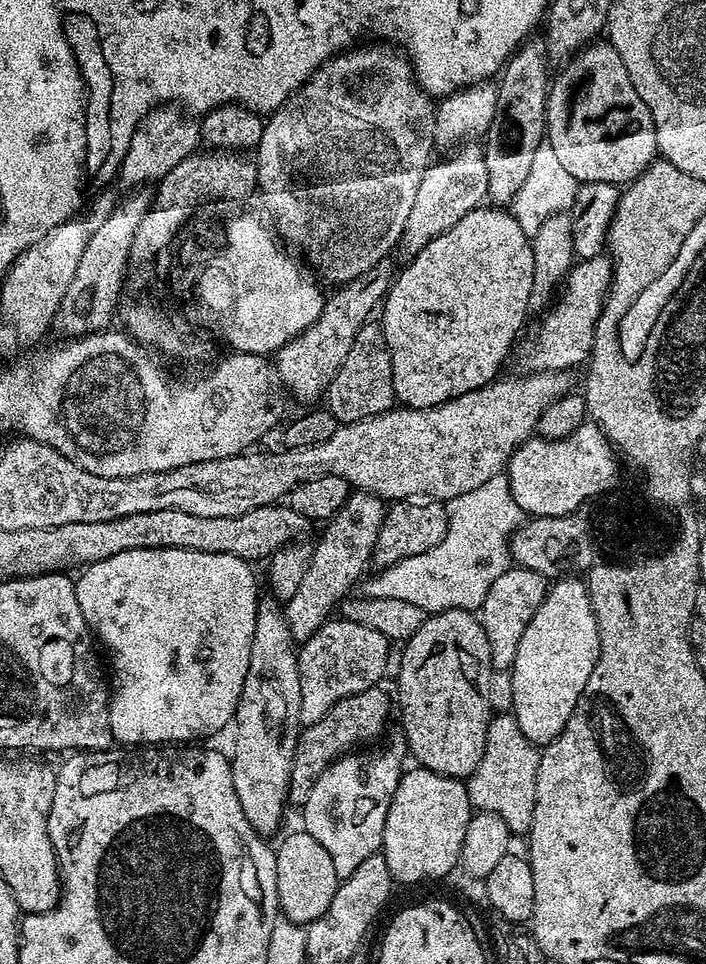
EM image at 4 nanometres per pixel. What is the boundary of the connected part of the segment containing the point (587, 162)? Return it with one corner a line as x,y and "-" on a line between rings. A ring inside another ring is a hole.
593,42
581,48
565,63
568,65
557,76
555,73
548,89
546,140
554,148
563,169
580,184
610,182
617,186
627,186
657,159
656,127
646,102
638,98
638,90
634,90
634,82
630,82
630,74
626,74
626,62
622,62
622,54
614,50
611,42
600,43
-
568,91
576,92
569,108

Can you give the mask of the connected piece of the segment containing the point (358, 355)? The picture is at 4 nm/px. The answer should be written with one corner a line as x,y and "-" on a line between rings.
369,322
358,330
346,362
338,366
334,382
330,382
326,393
326,411
336,419
337,425
353,424
359,420
369,420
378,414
388,412
397,403
392,377
392,355
384,337
384,329
379,323

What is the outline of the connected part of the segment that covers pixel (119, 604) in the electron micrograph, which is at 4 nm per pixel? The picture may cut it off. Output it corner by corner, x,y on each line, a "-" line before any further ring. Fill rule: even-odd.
139,548
138,550
126,550
122,554
114,554
105,560
99,560
93,564
87,565
83,569
84,572
79,577
75,577
76,597
78,598
78,610
82,612
87,631
93,637
104,643
104,648
108,651
108,656
112,659
112,680
110,676
110,695
108,698
108,721
110,722
110,730
112,731
113,741
122,743
124,746
180,746
185,742
200,742
203,736
212,736
215,732
220,732
229,727
232,723
232,715
238,706
238,698
242,694
242,686
246,682
246,670
250,670
250,646
254,642
254,622
256,621
256,605
258,603
258,595
256,596
256,576
252,573
253,565
249,561
238,558
234,554
214,554
213,552
195,552
189,548

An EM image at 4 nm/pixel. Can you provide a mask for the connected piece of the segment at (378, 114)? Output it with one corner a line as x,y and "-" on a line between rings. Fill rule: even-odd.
353,47
334,56
327,64
320,68
319,73
312,77
295,96
281,108
277,108
264,120
262,138
254,149
254,163
256,165
256,186
258,196
264,199
264,208
276,219
274,225
279,239
285,245
297,244
308,255
307,263
316,267
317,277
325,276
334,286
348,286
369,274
375,273
376,268
400,243
402,234
406,230
406,218
410,218
410,210
414,206
414,198
418,194
418,186
422,186
422,178
426,174
428,165
433,163
432,148
436,143
436,104
433,97
414,83
414,77
409,65
404,64
392,52
384,48

